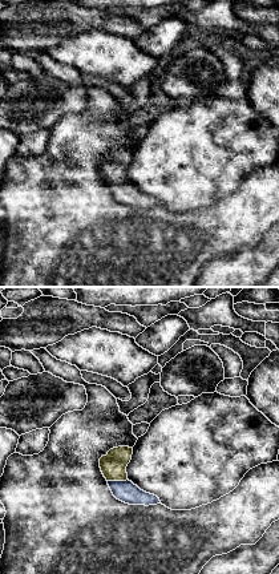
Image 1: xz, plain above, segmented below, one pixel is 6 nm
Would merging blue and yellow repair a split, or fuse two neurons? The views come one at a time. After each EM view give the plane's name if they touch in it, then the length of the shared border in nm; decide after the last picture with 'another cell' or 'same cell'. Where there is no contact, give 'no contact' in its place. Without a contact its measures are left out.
xz | 120 nm

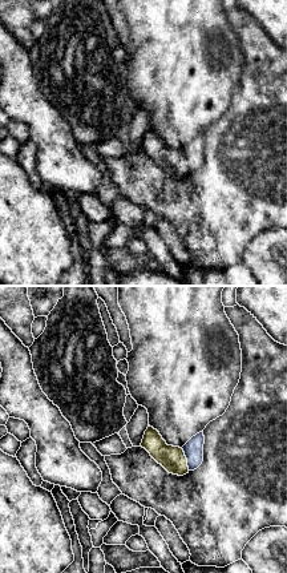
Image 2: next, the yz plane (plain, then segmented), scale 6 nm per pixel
yz | 140 nm

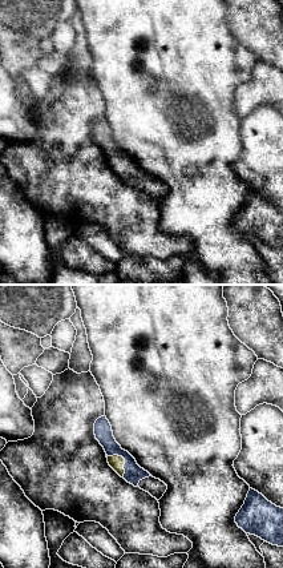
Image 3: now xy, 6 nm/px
xy | 170 nm

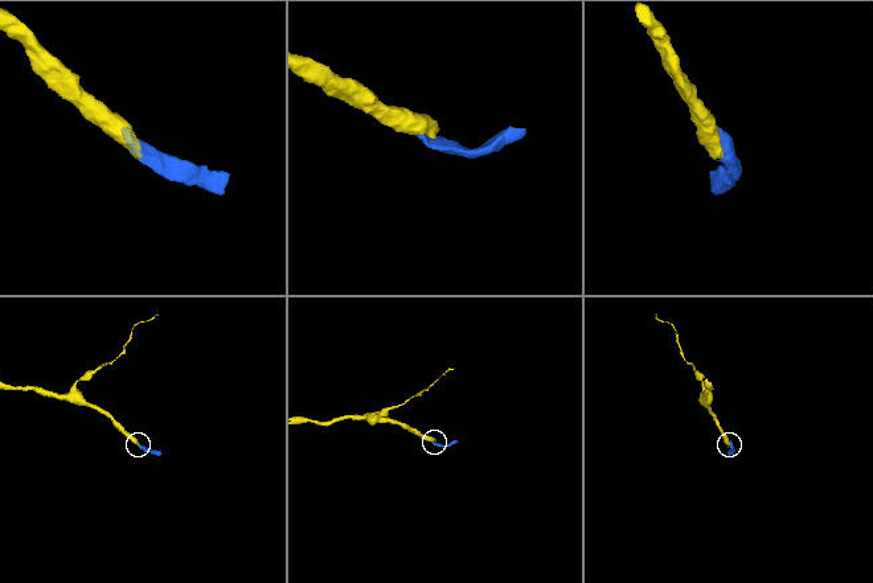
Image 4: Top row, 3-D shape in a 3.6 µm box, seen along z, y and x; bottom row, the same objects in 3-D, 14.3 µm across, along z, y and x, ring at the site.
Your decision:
same cell

